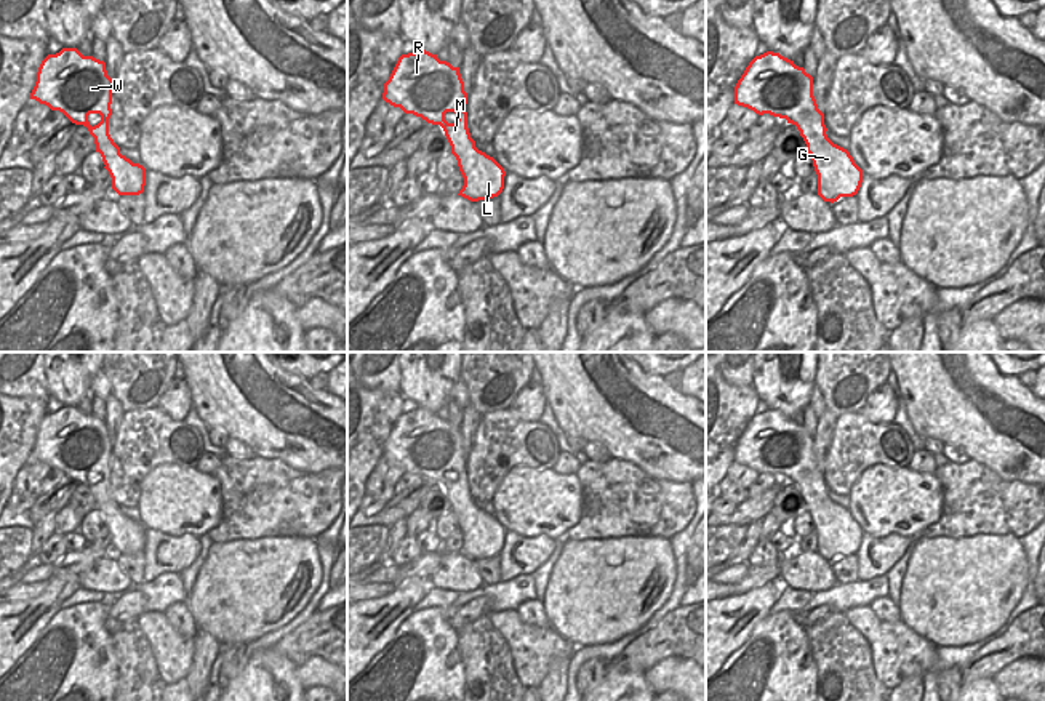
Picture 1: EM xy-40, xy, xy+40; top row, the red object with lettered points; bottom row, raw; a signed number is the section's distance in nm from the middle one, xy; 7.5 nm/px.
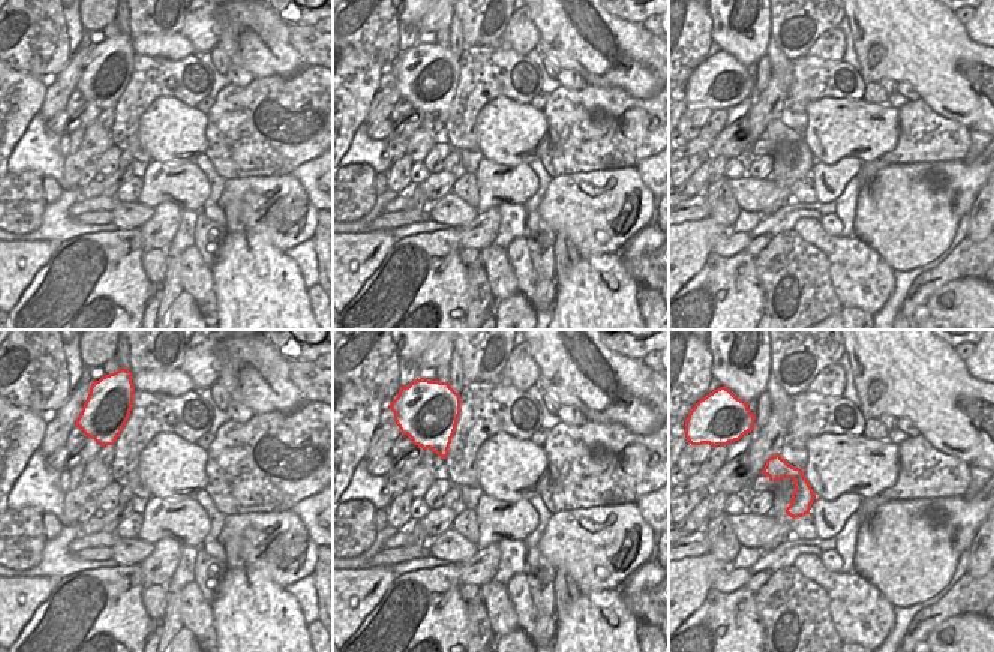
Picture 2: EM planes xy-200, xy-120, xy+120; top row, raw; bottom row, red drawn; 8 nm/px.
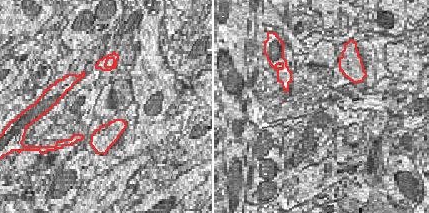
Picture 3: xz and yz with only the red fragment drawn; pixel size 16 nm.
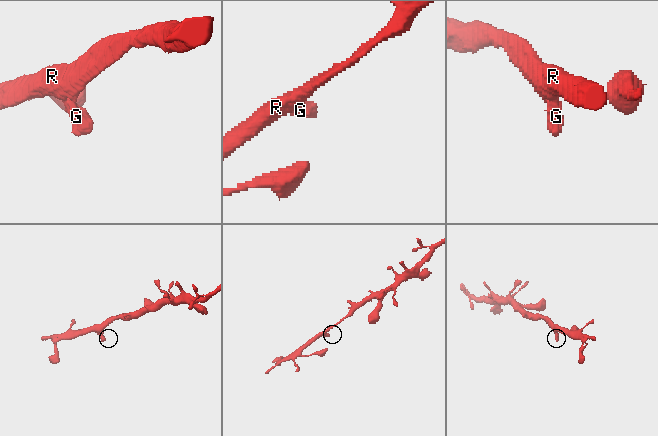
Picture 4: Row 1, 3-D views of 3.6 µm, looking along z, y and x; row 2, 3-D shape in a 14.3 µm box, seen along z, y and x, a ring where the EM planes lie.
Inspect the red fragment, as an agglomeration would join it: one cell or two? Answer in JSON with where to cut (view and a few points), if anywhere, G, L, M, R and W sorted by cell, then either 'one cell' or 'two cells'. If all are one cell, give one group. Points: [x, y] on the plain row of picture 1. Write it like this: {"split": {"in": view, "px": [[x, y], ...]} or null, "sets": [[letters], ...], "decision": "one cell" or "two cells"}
{"split": null, "sets": [["G", "L", "M", "R", "W"]], "decision": "one cell"}

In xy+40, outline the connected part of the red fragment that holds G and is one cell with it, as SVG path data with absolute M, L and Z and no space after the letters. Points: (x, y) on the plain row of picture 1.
M773 410L755 415L735 445L735 463L797 485L818 533L818 554L824 560L858 552L863 528L847 507L827 496L824 472L813 455L813 435L803 426Z

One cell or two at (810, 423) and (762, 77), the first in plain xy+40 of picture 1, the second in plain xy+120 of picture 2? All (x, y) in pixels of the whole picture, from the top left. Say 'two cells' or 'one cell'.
one cell

